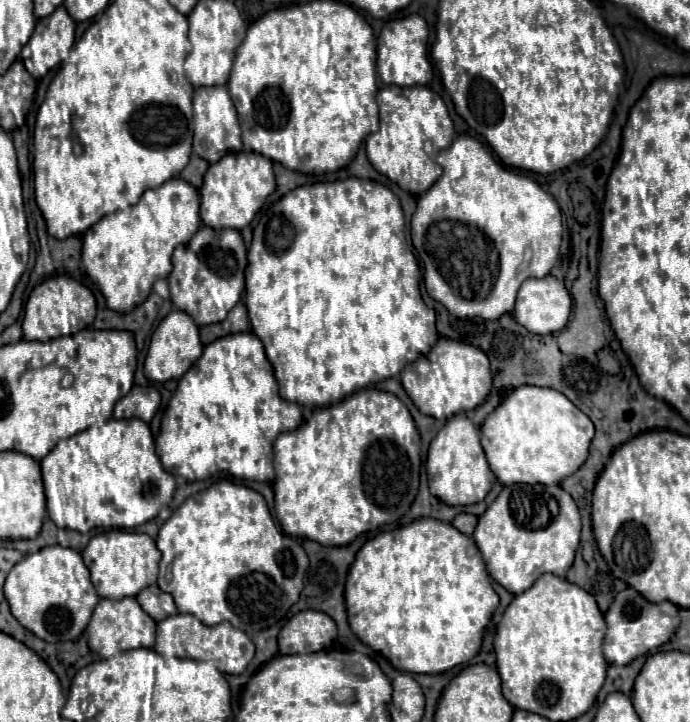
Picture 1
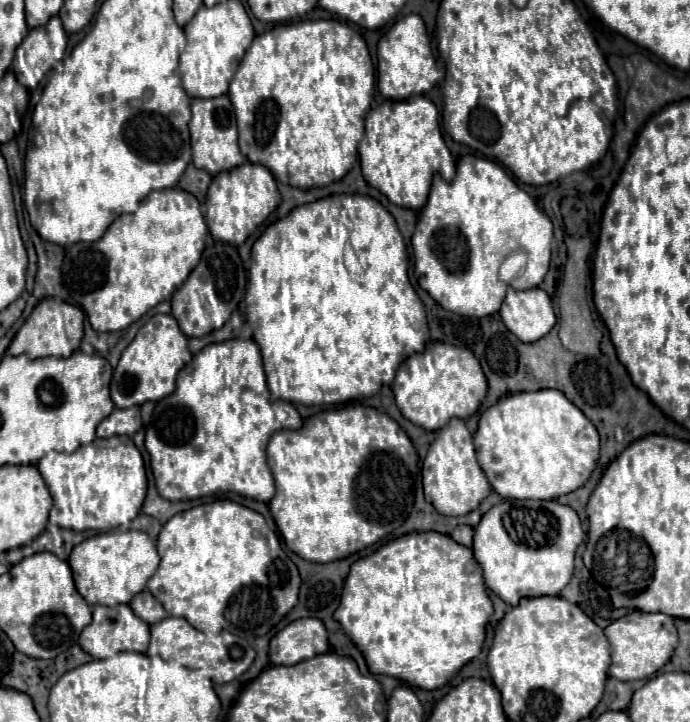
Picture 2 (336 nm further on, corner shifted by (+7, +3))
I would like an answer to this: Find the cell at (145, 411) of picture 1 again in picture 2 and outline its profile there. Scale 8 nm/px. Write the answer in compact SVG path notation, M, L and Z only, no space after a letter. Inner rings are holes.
M140 406L132 408L114 408L110 416L106 416L96 430L98 438L108 438L108 436L132 436L138 428L142 426L142 414Z

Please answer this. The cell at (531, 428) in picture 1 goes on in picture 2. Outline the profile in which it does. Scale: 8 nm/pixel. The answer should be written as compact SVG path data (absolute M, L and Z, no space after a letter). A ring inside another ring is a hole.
M536 390L500 398L482 412L474 434L478 464L502 498L552 500L580 488L600 454L594 424L560 392Z

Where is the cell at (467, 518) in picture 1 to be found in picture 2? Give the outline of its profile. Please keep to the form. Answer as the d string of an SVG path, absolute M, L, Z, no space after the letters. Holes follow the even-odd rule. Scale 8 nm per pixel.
M460 524L460 526L456 526L454 530L452 530L452 534L450 534L458 544L464 544L464 546L472 546L472 536L474 536L474 530L470 528L470 526L464 526L464 524Z

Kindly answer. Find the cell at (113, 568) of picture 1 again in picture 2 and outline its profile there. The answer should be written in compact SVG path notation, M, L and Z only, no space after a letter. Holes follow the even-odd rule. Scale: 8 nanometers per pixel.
M138 530L128 532L104 532L92 536L78 546L74 546L68 564L74 574L78 592L88 600L88 604L128 604L134 594L146 588L148 578L156 572L160 556L156 552L154 540Z

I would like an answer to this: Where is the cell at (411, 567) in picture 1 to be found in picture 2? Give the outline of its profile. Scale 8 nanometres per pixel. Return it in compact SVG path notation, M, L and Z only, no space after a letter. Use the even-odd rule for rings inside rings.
M410 532L410 534L404 534L404 536L384 544L374 554L364 556L350 566L350 572L346 576L344 590L342 590L342 596L340 596L340 606L336 608L334 618L342 624L344 632L352 638L352 642L362 650L364 658L366 658L366 664L368 664L368 670L372 674L396 676L396 678L408 682L410 686L424 688L424 690L434 690L434 688L442 688L466 662L470 662L474 656L480 654L482 644L484 644L484 636L486 636L486 624L488 624L492 612L494 610L492 610L492 602L488 598L488 590L486 590L486 584L484 584L484 578L482 578L482 570L480 570L478 562L474 560L474 554L472 554L470 548L466 548L462 544L456 544L450 536L440 534L440 532Z

